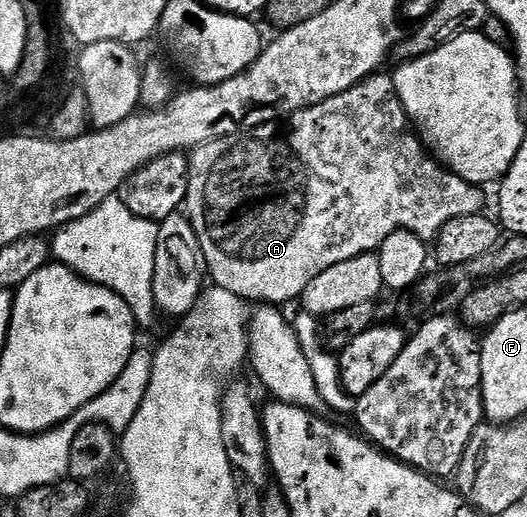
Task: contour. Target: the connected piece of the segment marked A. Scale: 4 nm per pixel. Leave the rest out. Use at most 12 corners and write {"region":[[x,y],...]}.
{"region":[[389,74],[193,148],[209,278],[283,305],[486,195]]}

